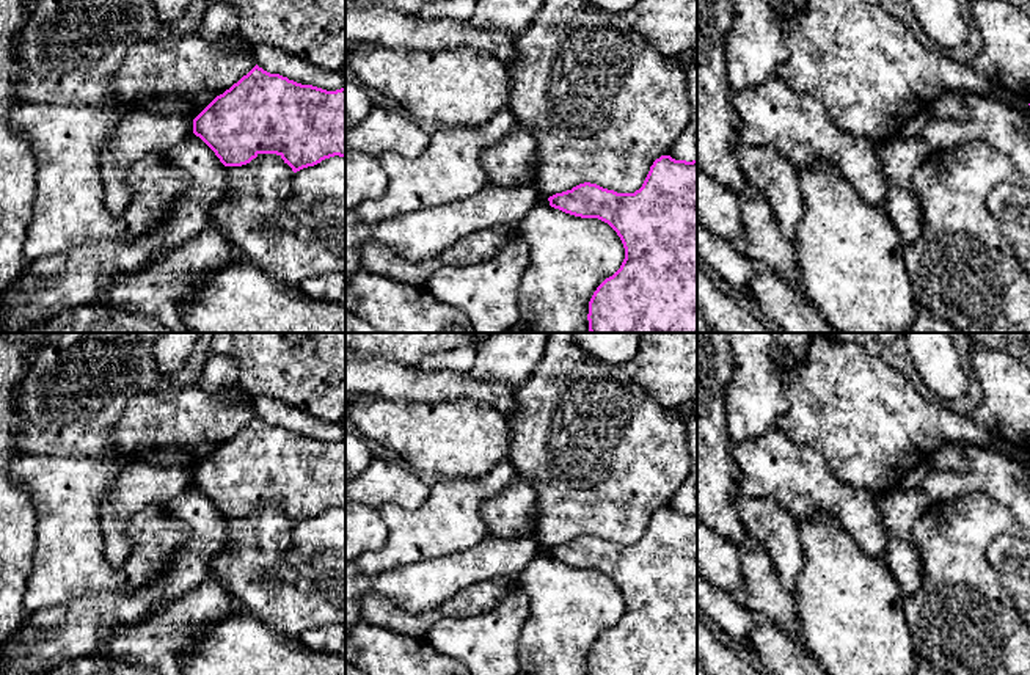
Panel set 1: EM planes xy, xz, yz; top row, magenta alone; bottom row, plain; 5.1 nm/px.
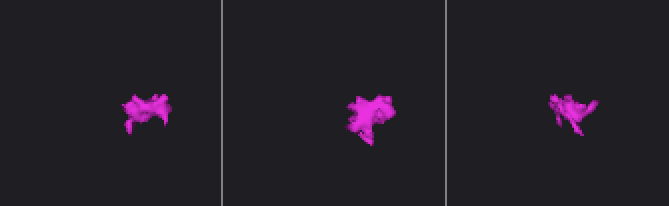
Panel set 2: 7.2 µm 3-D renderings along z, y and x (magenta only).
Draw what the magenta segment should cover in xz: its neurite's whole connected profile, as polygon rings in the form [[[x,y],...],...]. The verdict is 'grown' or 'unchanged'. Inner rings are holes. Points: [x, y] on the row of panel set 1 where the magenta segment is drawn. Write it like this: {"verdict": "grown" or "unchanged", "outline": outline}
{"verdict": "unchanged", "outline": [[[661,155],[634,193],[584,182],[548,201],[565,213],[608,223],[625,248],[620,268],[589,301],[590,333],[697,333],[697,160]]]}

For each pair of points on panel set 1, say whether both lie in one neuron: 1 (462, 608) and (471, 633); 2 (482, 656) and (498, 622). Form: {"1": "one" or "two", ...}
{"1": "two", "2": "one"}

